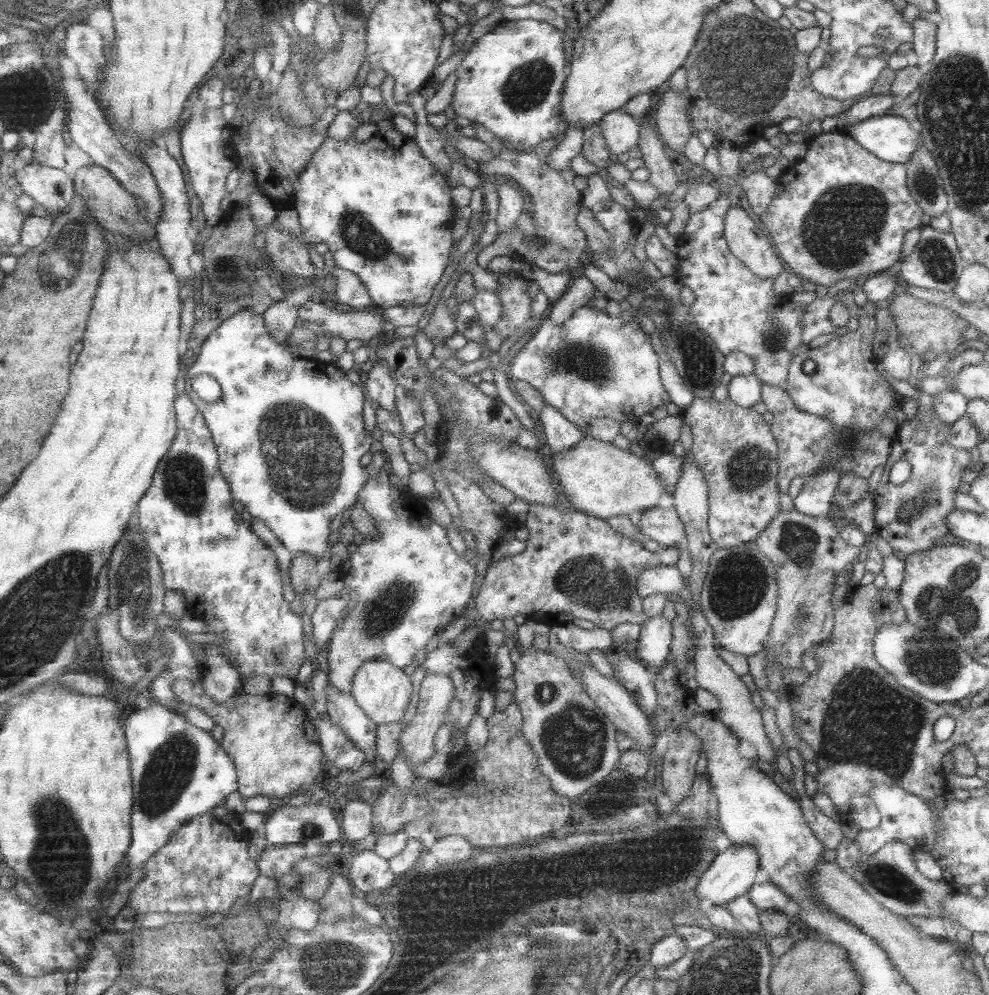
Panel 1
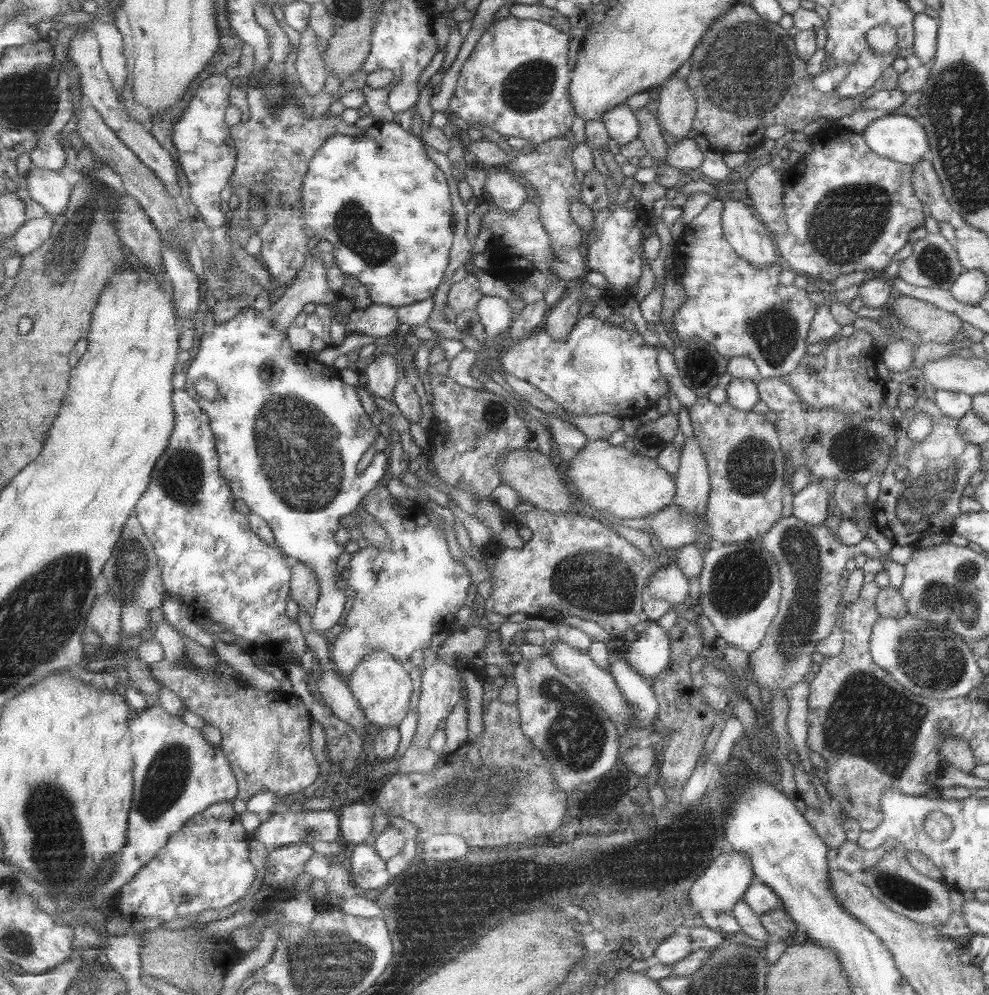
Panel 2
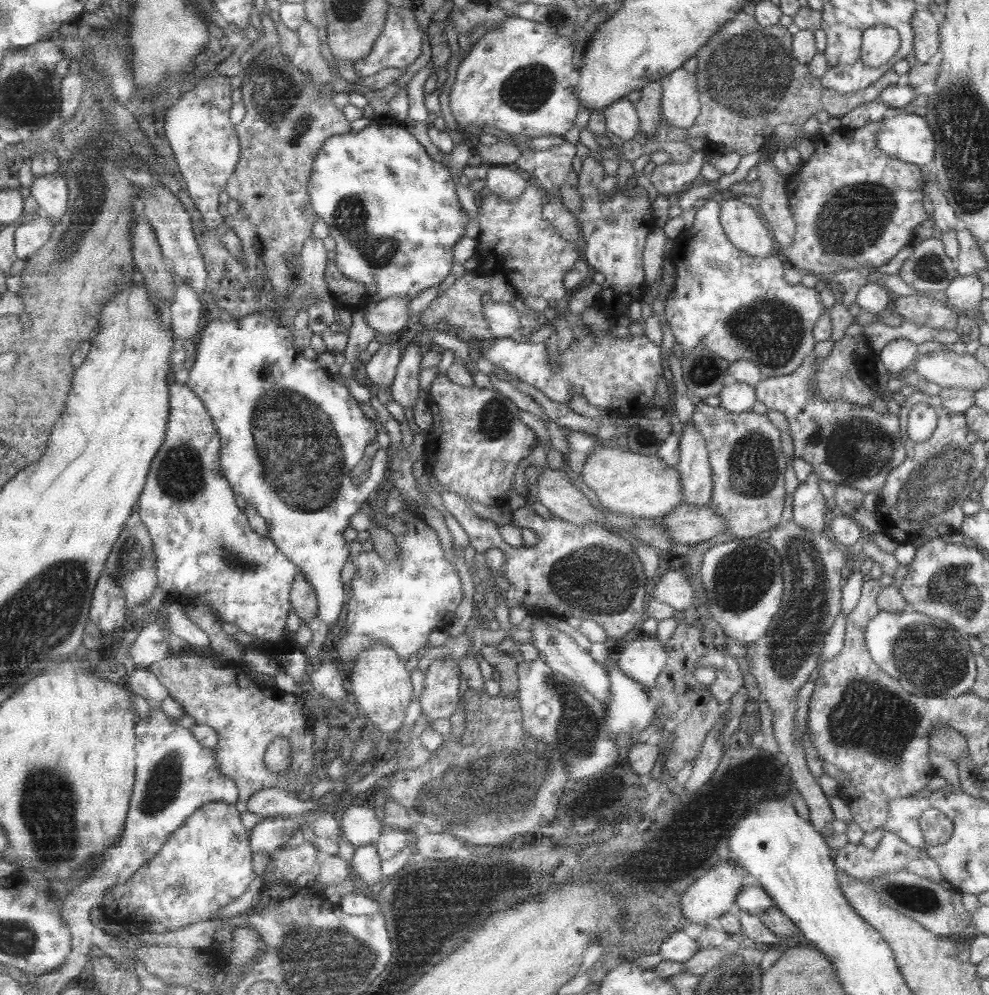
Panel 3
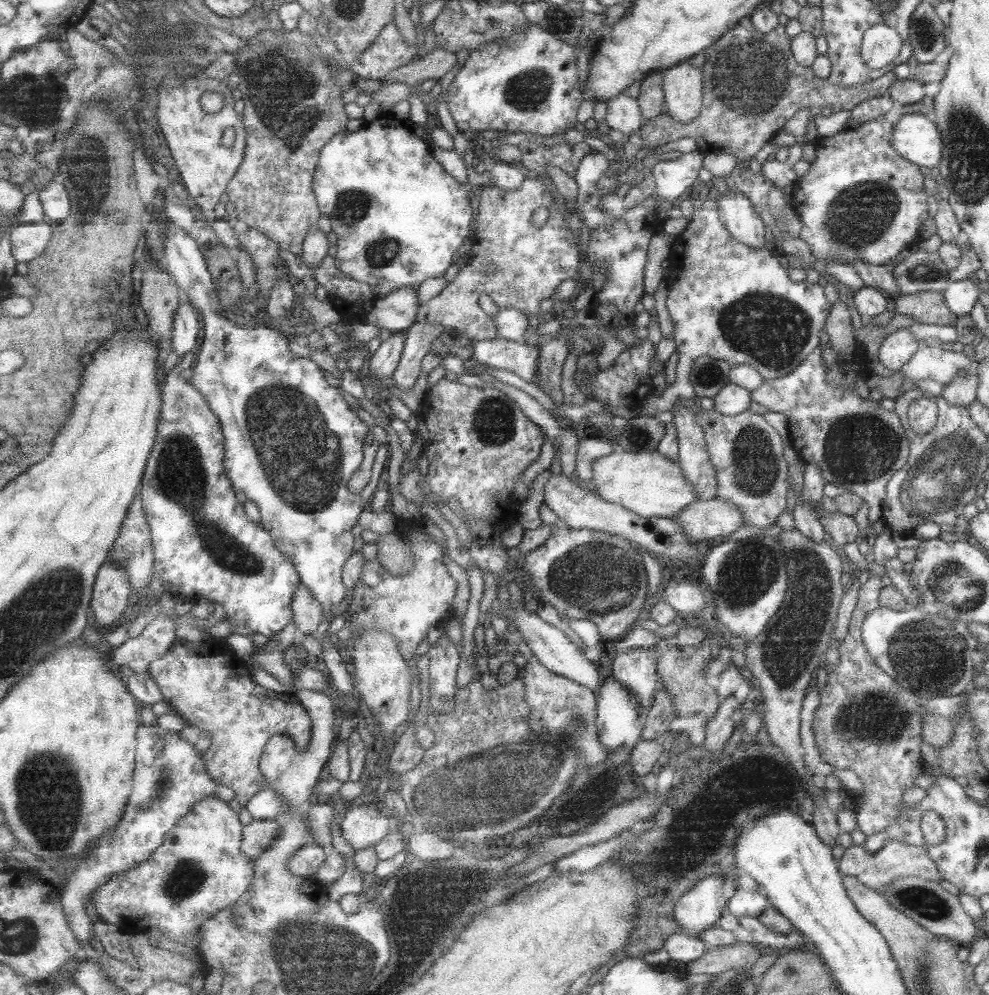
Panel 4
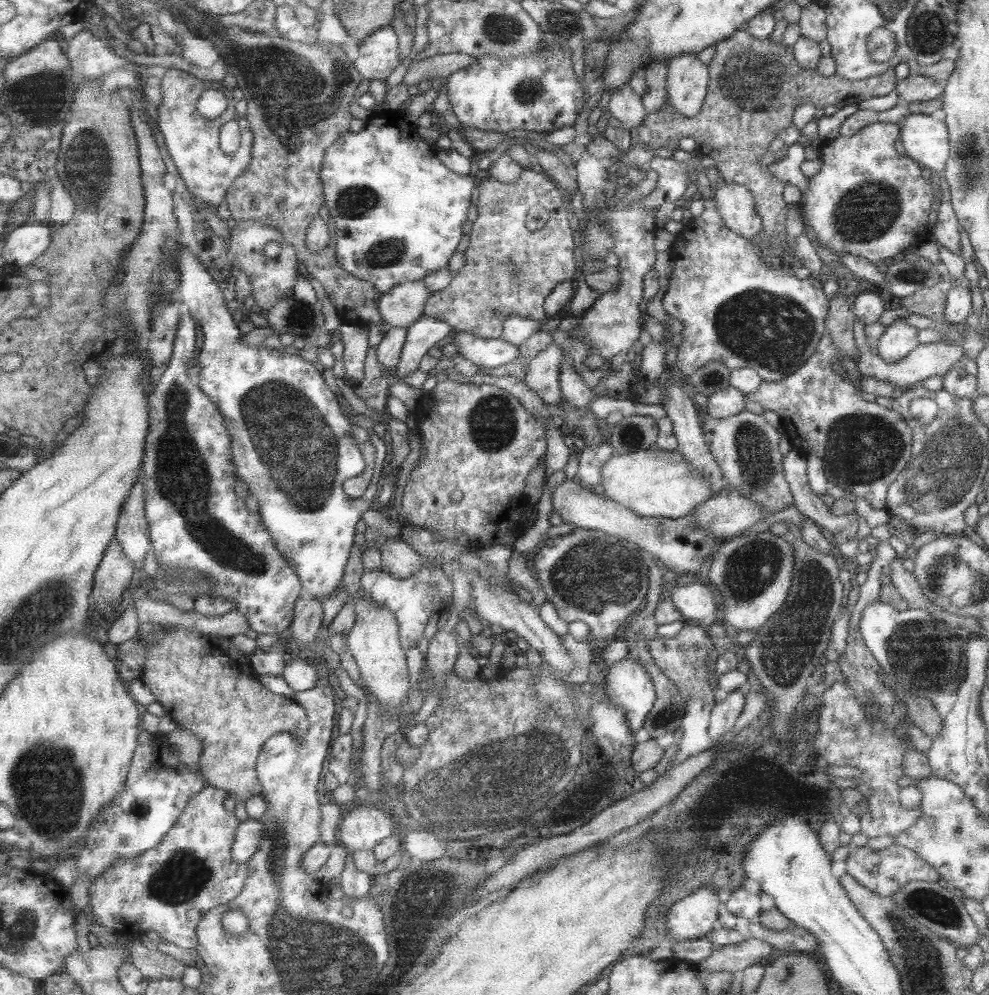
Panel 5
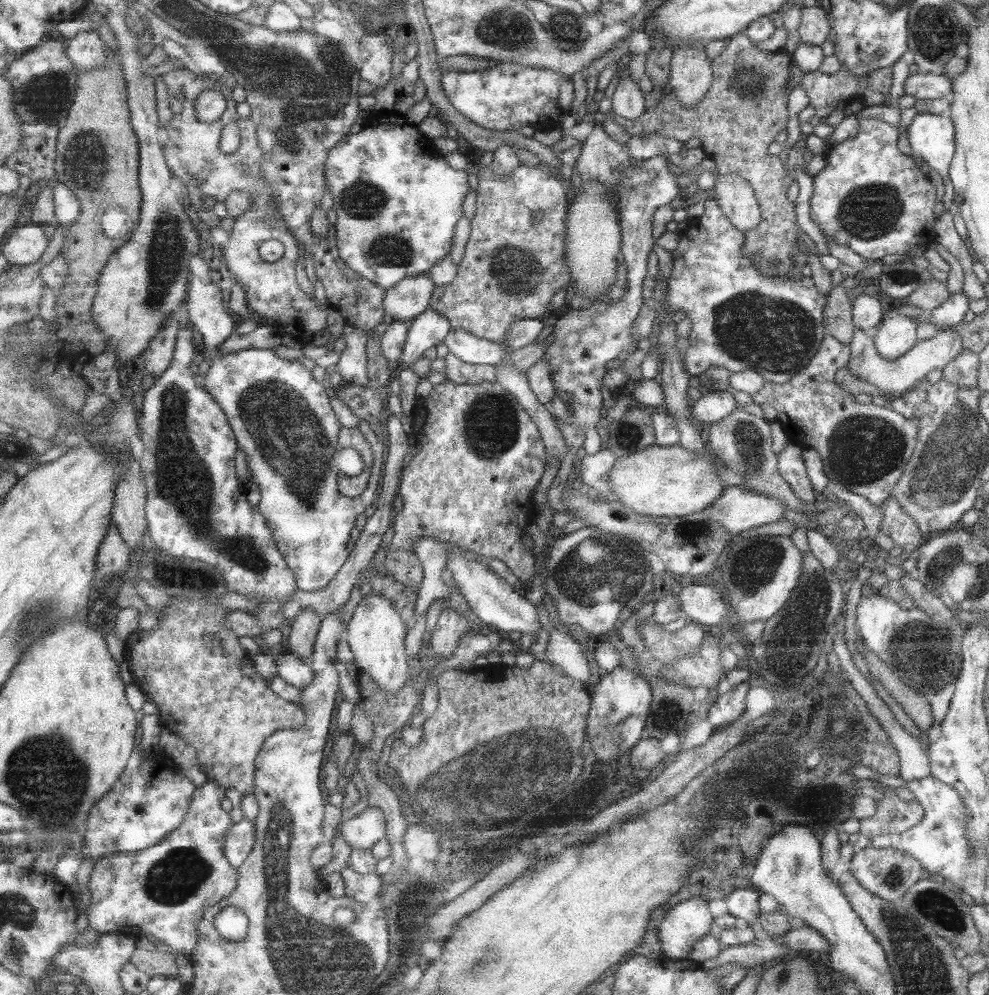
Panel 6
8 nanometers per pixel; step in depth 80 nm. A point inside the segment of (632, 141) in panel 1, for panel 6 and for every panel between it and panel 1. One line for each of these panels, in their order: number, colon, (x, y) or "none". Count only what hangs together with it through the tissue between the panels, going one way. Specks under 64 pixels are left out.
2: (623, 126)
3: (622, 119)
4: (624, 114)
5: (628, 108)
6: (628, 101)

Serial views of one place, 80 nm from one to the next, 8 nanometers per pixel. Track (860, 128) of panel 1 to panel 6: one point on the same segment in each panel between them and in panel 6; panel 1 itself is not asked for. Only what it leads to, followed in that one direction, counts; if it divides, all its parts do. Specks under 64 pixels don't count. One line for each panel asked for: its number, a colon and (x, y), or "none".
2: (899, 138)
3: (906, 137)
4: (915, 138)
5: (923, 137)
6: (930, 136)

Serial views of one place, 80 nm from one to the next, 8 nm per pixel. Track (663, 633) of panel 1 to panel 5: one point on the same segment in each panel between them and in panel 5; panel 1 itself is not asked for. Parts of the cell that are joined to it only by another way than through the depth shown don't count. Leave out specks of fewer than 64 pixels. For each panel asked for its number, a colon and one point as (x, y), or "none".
2: (650, 654)
3: (643, 660)
4: (637, 669)
5: (628, 684)

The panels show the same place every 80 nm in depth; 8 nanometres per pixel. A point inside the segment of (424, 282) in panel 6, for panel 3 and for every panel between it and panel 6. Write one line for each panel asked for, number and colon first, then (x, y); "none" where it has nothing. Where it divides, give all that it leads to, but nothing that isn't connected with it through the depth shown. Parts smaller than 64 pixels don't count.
3: (388, 317)
4: (398, 311)
5: (401, 307)

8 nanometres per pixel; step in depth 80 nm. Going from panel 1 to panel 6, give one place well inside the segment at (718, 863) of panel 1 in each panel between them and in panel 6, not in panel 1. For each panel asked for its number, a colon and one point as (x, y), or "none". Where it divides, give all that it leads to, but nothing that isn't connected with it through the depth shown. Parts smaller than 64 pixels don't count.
2: (723, 883)
3: (712, 895)
4: (702, 908)
5: (695, 917)
6: (688, 923)

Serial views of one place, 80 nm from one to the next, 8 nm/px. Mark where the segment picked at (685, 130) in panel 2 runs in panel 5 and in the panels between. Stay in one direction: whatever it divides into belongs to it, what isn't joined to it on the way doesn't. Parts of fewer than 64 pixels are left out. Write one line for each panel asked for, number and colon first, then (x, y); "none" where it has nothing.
3: (681, 105)
4: (684, 83)
5: (688, 82)

